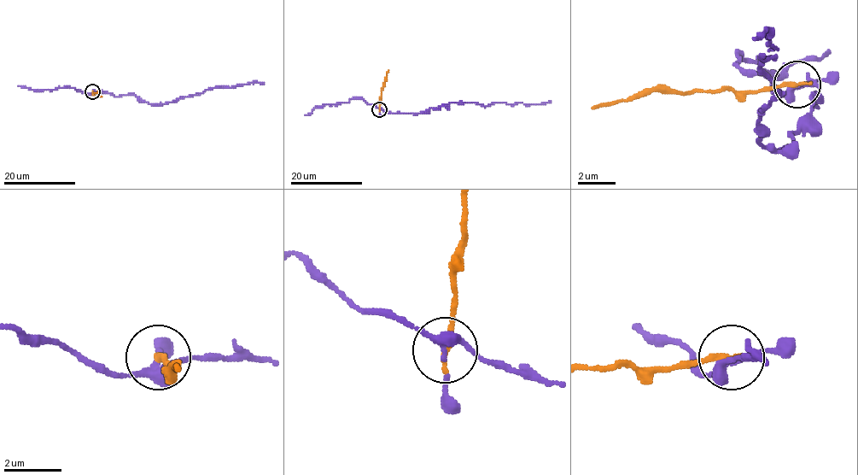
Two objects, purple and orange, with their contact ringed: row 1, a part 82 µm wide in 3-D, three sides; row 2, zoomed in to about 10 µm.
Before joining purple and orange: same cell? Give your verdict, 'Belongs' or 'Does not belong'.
Does not belong

